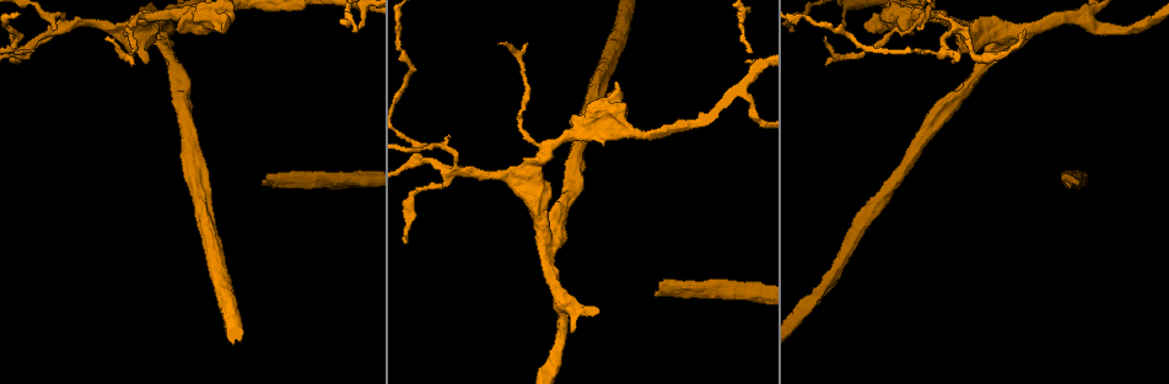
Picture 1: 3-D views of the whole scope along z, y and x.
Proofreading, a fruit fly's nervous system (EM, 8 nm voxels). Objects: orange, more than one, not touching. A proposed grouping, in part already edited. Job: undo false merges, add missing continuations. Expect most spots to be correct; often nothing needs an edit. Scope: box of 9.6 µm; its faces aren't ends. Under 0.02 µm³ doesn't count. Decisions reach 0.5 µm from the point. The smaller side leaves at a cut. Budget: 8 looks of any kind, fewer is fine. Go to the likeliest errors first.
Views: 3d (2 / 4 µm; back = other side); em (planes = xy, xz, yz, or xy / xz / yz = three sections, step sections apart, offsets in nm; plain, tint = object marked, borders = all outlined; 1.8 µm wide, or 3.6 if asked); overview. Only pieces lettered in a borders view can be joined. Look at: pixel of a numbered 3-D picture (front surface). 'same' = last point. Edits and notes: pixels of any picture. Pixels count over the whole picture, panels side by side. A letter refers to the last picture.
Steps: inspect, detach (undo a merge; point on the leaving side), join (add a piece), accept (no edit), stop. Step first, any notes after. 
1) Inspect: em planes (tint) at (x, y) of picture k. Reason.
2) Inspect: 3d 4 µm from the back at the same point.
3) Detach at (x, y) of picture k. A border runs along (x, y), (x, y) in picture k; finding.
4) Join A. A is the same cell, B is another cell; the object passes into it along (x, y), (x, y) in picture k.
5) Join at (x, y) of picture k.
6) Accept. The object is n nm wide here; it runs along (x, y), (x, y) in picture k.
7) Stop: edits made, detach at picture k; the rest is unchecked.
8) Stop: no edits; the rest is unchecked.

Inspect: em yz step 4 (borders) at (545, 233) of picture 1. Branch point.

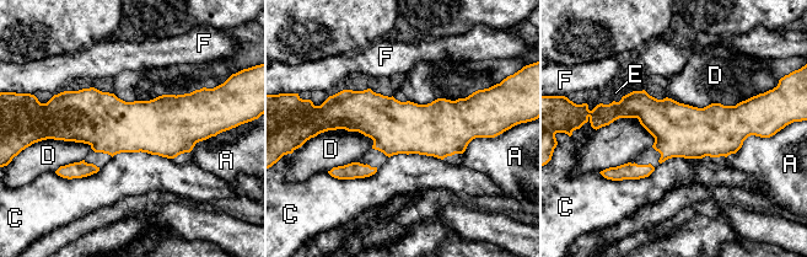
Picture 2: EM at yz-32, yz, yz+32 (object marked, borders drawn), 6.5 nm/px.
Accept. A, C, D, E and F are other cells; continuous, no second neuron.

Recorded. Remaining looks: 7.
Inspect: em yz step 16 (borders) at (654, 293) of picture 1. Stops while still wide.

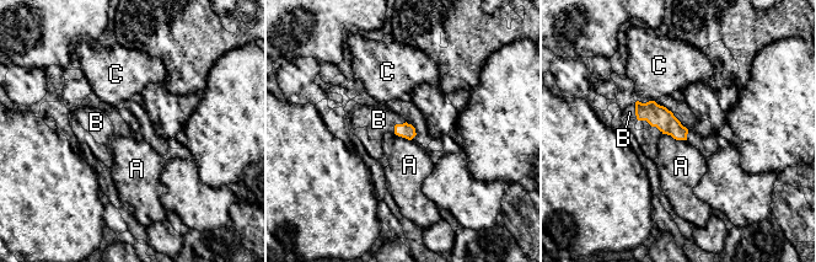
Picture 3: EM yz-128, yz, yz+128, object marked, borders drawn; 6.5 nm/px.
Join B. B is the same cell, A and C are other cells; the object passes into it along (406, 130), (396, 124), (379, 119) in picture 3; the neuron continues.

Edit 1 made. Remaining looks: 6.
Inspect: 3d 4 µm from the back at (824, 41) of picture 1. Tapers out.

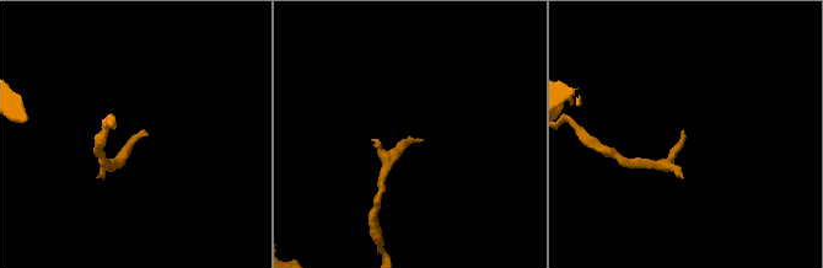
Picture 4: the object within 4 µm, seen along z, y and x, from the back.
Inspect: em 3.6 µm xz step 4 (borders) at (684, 135) of picture 4.

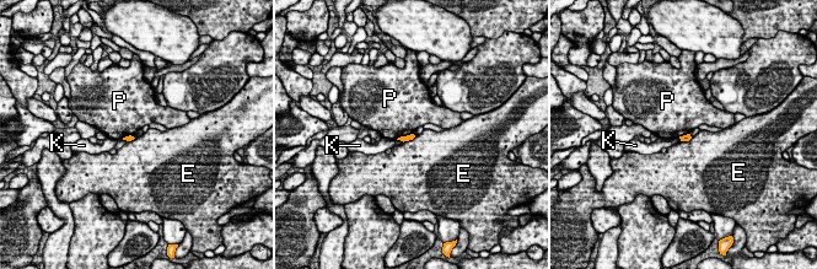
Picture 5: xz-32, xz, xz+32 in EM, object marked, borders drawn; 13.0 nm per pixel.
Inspect: em 3.6 µm planes (borders) at the same point. Cut it another way.

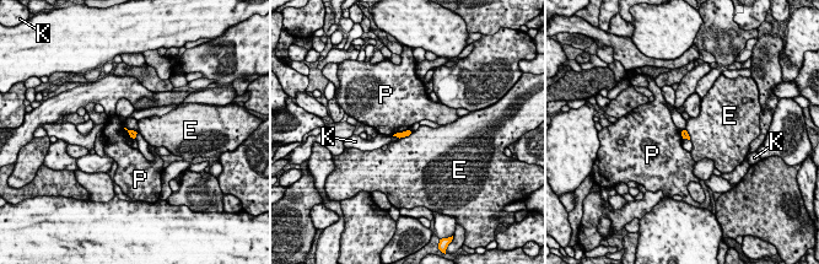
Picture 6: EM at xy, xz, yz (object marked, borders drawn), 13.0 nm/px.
Accept. E, K and P are other cells; a border runs along (411, 133), (399, 139) in picture 6; none of them fits.

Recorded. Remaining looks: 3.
Inspect: em xy step 8 (tint) at (60, 26) of picture 1. Four arms meet.

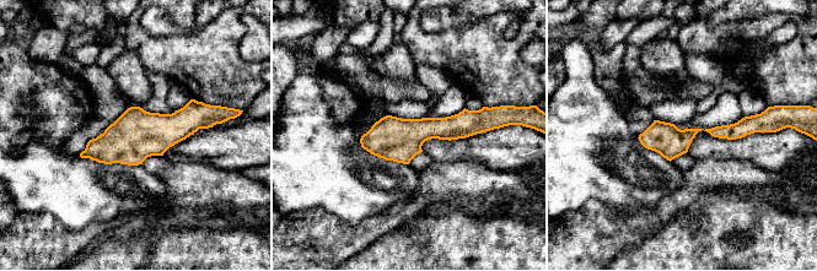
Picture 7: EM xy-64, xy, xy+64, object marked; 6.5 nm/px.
Inspect: em planes (borders) at the same point. Cut it another way.

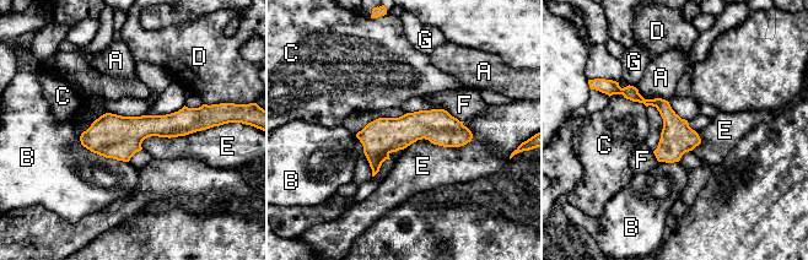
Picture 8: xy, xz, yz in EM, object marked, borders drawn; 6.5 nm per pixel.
Accept. The longest contact is with E, 460 nm; A, B, C, D, E, F and G are other cells; it runs along (203, 125), (146, 125), (84, 141) in picture 8; all the same neuron.

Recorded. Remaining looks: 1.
Stop: edits made, join at picture 3; the rest is unchecked.

